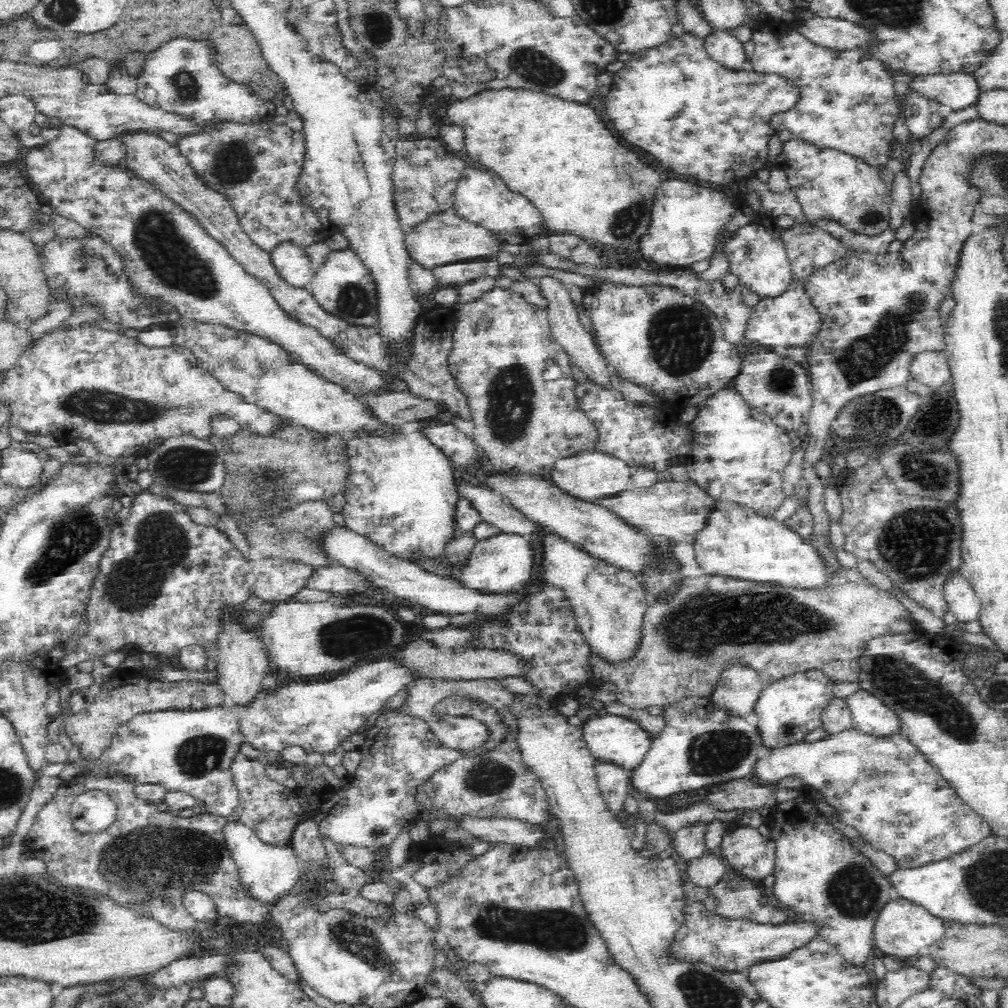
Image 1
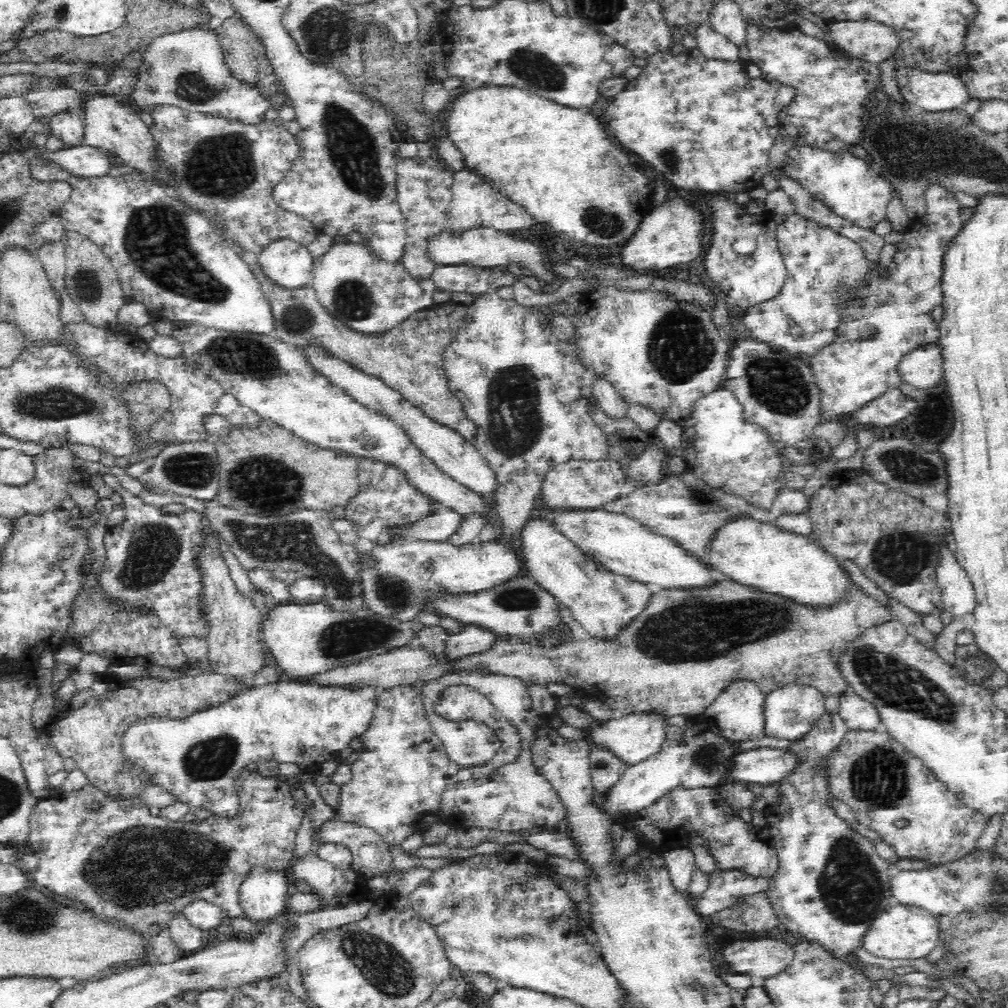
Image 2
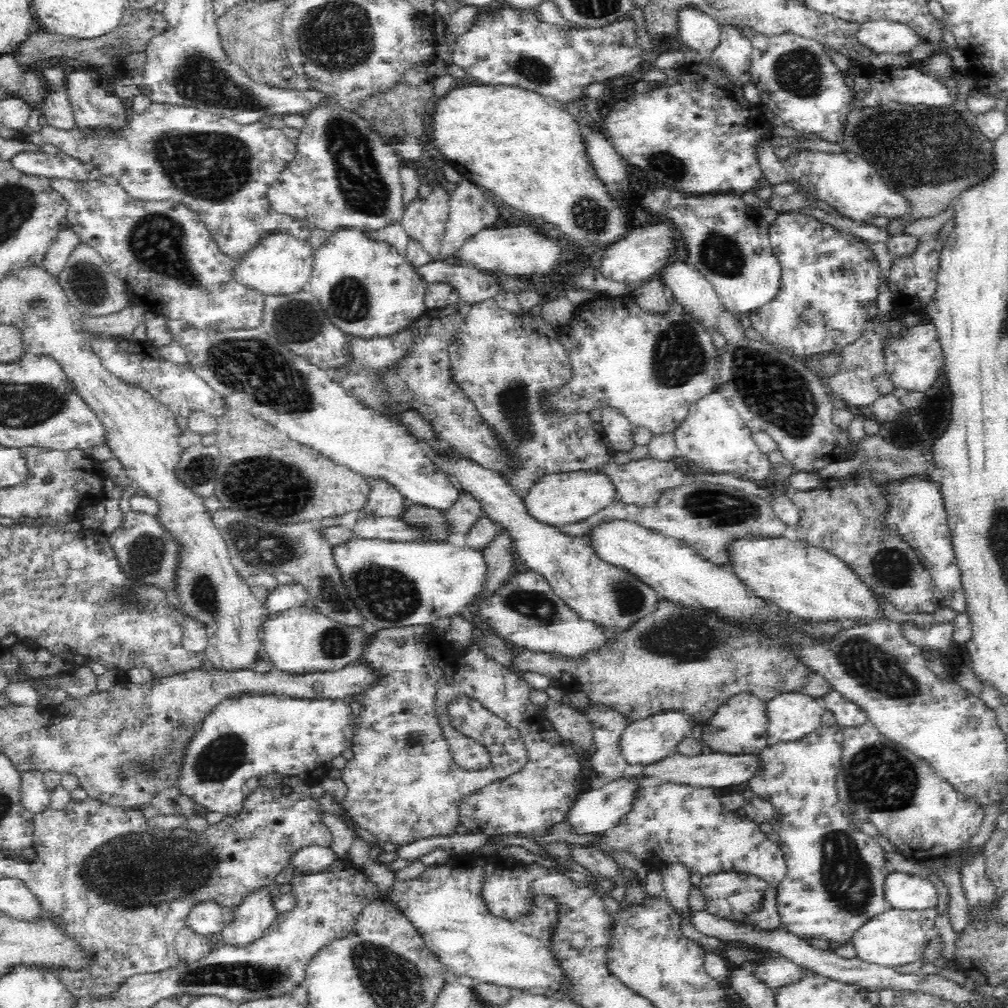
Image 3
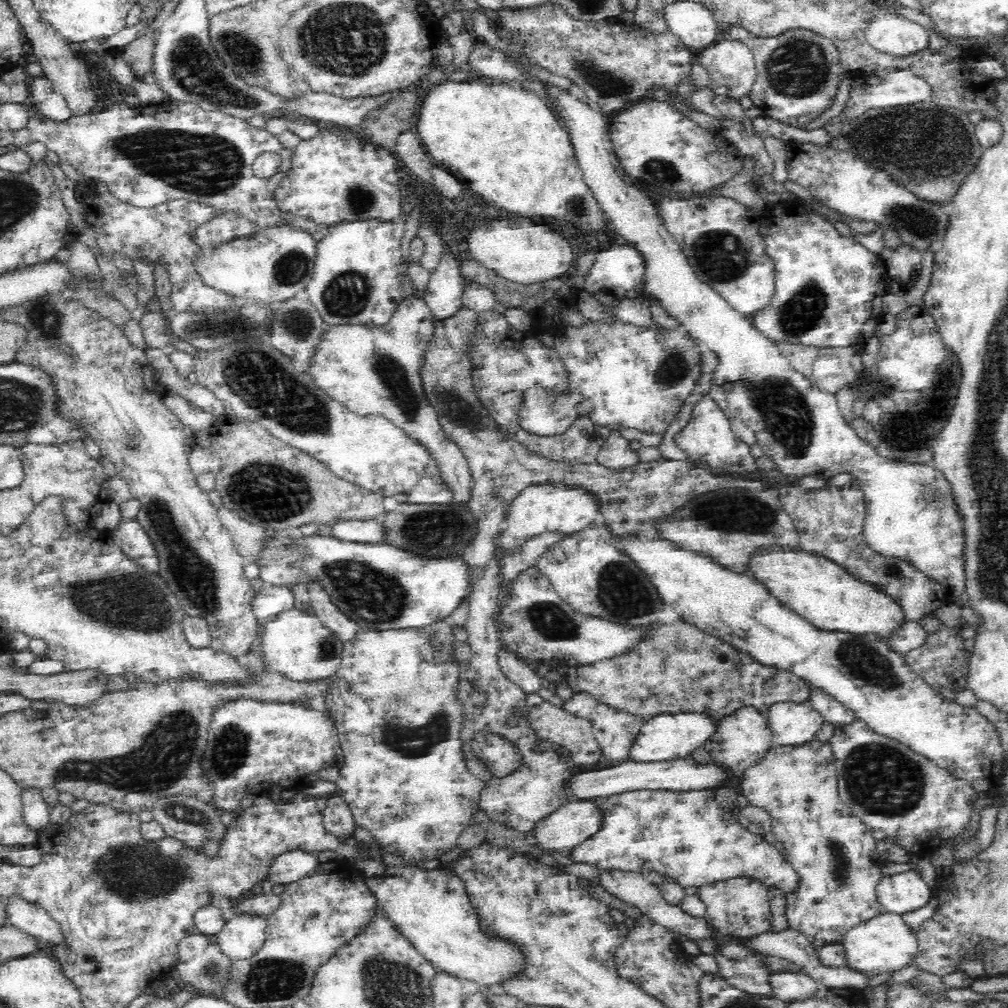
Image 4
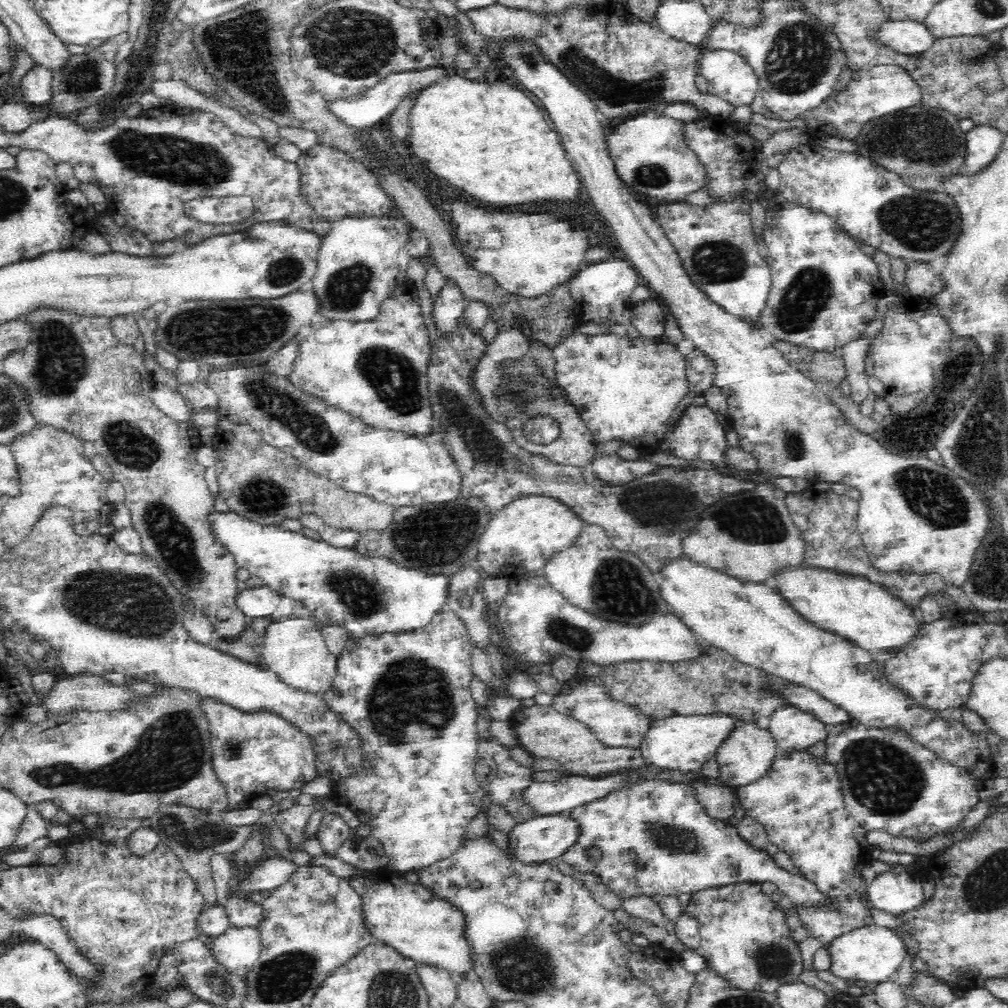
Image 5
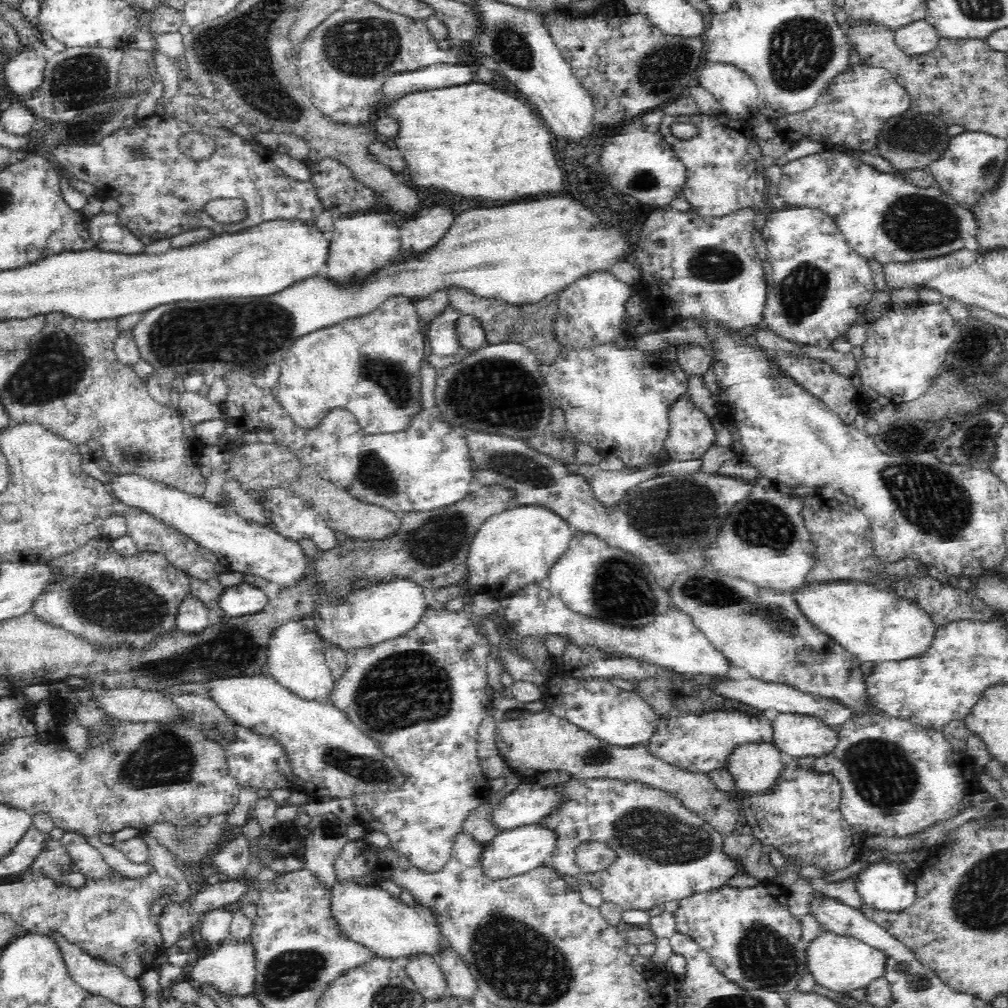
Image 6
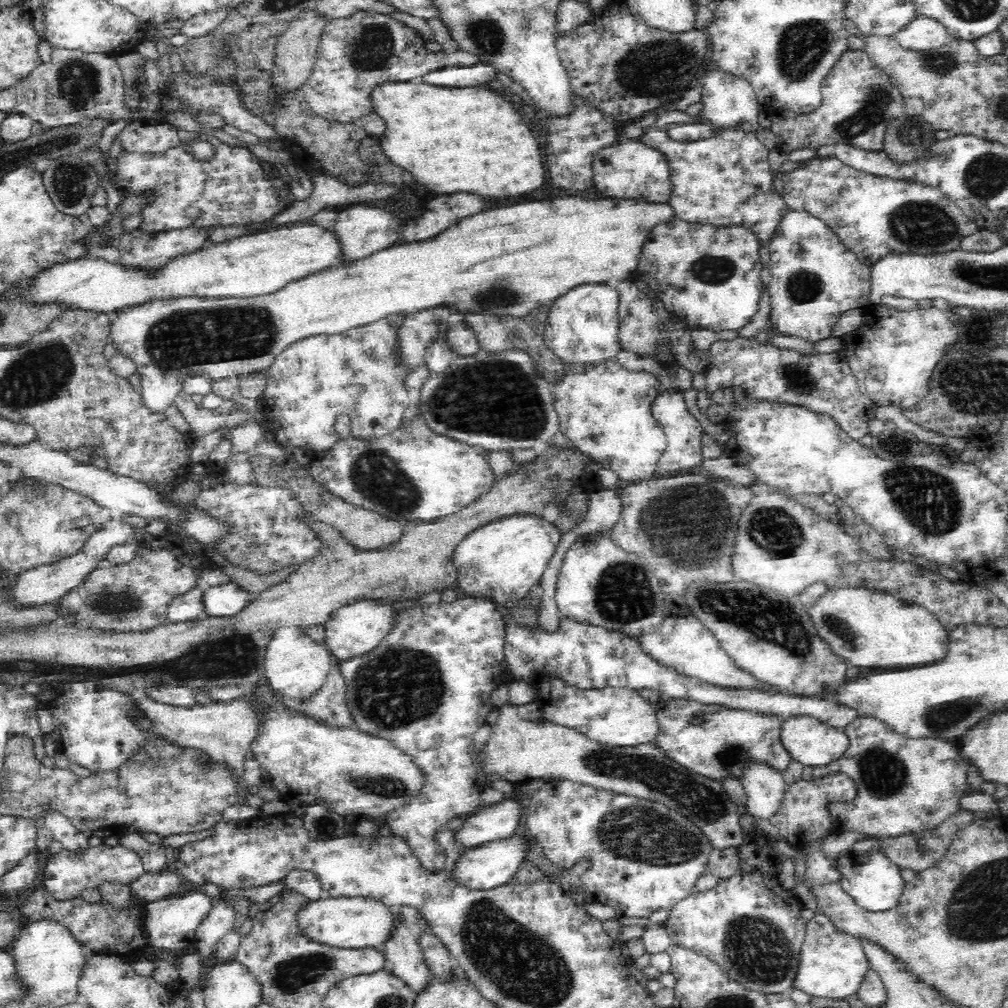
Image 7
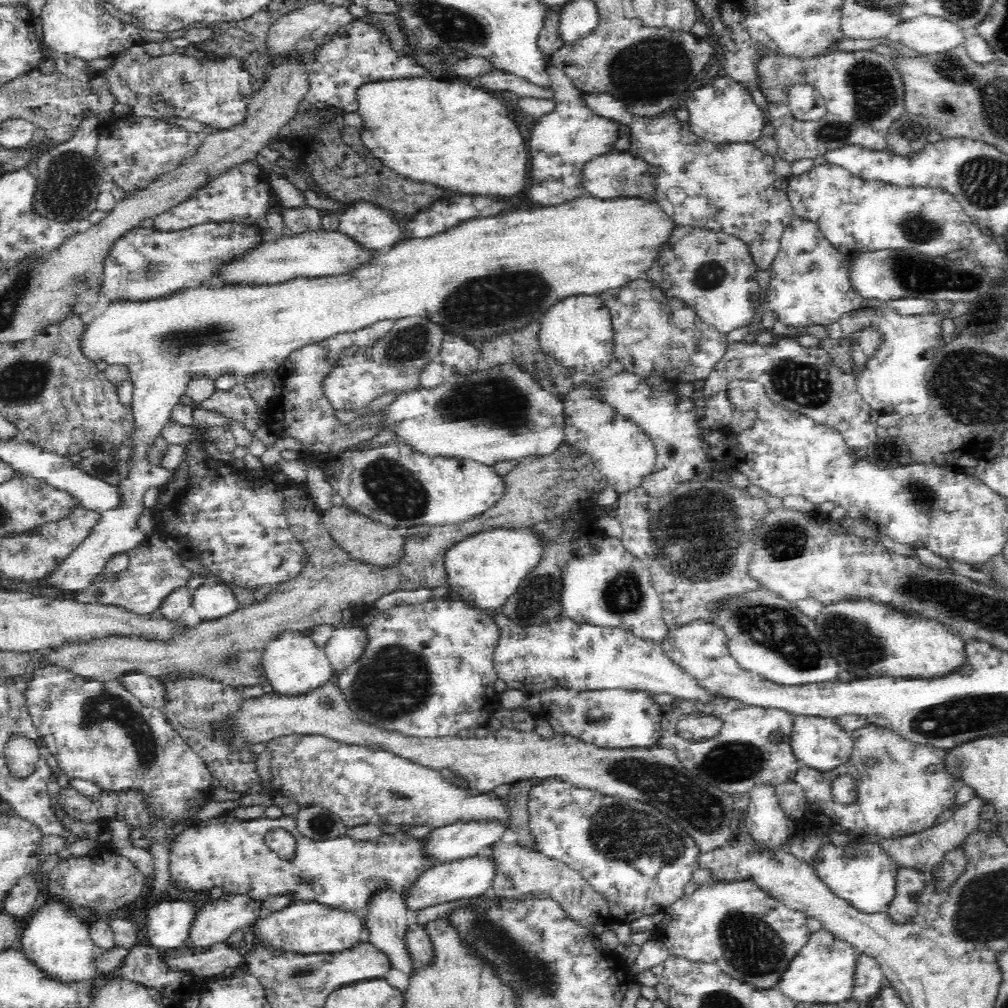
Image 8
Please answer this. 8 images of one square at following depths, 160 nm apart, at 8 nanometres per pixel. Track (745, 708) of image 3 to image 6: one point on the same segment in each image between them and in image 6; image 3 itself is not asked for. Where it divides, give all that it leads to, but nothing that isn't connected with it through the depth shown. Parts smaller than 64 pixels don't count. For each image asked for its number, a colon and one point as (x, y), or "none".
4: (740, 738)
5: (747, 751)
6: (754, 765)

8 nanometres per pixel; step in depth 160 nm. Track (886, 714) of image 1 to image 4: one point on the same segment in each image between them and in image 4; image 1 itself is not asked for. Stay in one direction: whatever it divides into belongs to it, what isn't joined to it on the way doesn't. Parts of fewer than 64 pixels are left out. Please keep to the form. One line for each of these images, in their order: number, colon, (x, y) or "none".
2: (860, 714)
3: (848, 714)
4: (833, 711)

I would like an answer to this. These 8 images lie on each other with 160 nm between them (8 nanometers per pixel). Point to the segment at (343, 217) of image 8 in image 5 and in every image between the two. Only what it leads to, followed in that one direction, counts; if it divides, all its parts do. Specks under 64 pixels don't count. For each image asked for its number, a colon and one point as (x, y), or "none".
5: (360, 260)
6: (361, 243)
7: (361, 231)

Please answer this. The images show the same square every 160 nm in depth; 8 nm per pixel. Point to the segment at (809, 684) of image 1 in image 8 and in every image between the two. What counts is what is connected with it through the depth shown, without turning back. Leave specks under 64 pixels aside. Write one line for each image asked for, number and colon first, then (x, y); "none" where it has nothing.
2: (791, 710)
3: (790, 715)
4: (791, 722)
5: (793, 729)
6: (797, 735)
7: (808, 740)
8: (817, 742)

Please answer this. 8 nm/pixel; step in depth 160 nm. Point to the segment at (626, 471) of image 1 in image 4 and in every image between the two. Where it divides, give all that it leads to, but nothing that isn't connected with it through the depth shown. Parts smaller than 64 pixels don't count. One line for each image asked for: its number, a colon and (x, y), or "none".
2: (580, 484)
3: (569, 497)
4: (562, 507)

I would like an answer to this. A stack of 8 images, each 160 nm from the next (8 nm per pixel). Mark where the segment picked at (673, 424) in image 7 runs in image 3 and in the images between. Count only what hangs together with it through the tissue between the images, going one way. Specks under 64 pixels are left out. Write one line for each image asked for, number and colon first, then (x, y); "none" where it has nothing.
3: (713, 435)
4: (707, 437)
5: (698, 437)
6: (691, 434)

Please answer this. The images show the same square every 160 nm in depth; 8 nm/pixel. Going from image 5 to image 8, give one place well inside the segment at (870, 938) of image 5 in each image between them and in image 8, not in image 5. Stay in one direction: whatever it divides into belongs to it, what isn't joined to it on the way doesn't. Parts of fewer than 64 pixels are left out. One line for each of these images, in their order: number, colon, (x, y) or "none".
6: (842, 964)
7: (833, 965)
8: (822, 973)

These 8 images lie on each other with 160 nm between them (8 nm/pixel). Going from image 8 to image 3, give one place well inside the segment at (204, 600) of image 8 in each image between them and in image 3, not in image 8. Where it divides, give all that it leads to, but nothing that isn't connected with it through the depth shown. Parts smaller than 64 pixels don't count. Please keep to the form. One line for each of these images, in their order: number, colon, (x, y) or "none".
3: (286, 596)
4: (270, 600)
5: (257, 602)
6: (243, 599)
7: (226, 600)

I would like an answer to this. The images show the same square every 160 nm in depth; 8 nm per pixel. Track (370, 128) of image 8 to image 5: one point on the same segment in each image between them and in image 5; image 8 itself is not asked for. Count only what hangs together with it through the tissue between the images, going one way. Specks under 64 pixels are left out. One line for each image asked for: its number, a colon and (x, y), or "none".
5: (490, 139)
6: (477, 141)
7: (445, 136)

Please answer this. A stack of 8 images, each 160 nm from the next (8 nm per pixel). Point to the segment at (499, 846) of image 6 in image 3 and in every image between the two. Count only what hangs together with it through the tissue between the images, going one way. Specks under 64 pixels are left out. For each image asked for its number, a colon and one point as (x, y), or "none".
3: (601, 807)
4: (578, 819)
5: (543, 838)

